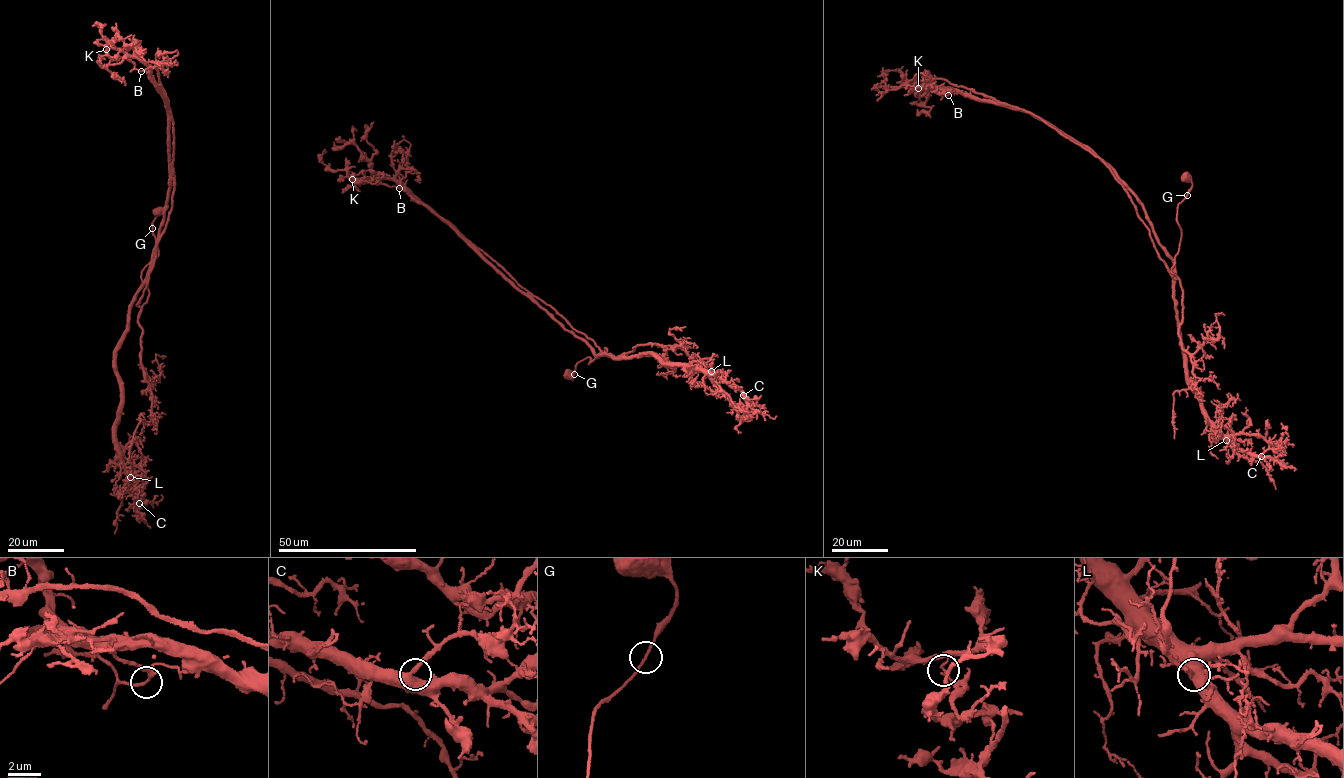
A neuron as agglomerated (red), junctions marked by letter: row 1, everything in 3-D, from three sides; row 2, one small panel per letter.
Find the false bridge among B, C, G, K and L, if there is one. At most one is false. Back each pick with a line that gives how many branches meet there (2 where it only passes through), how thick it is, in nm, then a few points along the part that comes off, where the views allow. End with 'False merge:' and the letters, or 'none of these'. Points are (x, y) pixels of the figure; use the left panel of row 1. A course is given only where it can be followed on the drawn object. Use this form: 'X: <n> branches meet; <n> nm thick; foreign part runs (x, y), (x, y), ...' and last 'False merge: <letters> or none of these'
K: 2 branches meet; 150 nm thick; foreign part runs (106, 49), (142, 71), (177, 55), (155, 54), (173, 125), (174, 190), (136, 305), (152, 401), (128, 463)
False merge: K

